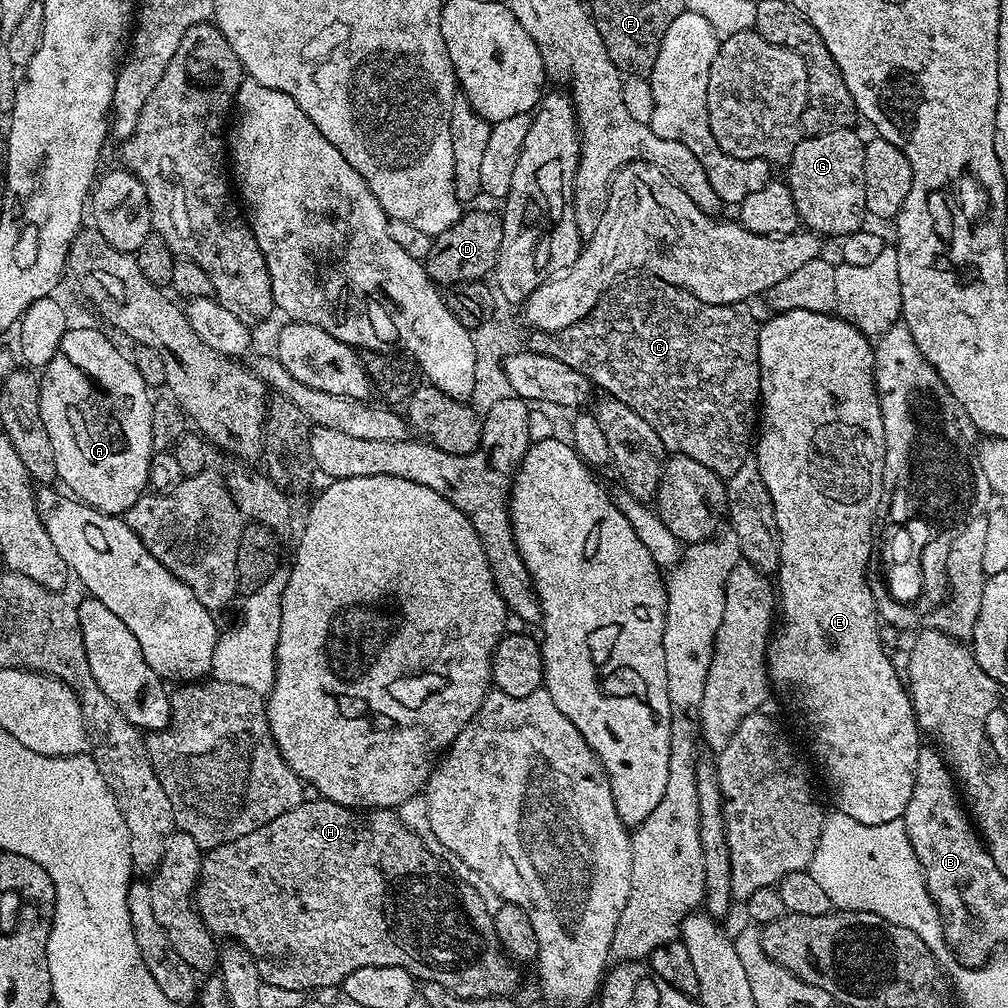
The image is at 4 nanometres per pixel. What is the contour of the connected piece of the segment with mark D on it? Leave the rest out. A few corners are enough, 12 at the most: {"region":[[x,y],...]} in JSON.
{"region":[[465,211],[422,263],[438,286],[484,280],[501,213]]}

